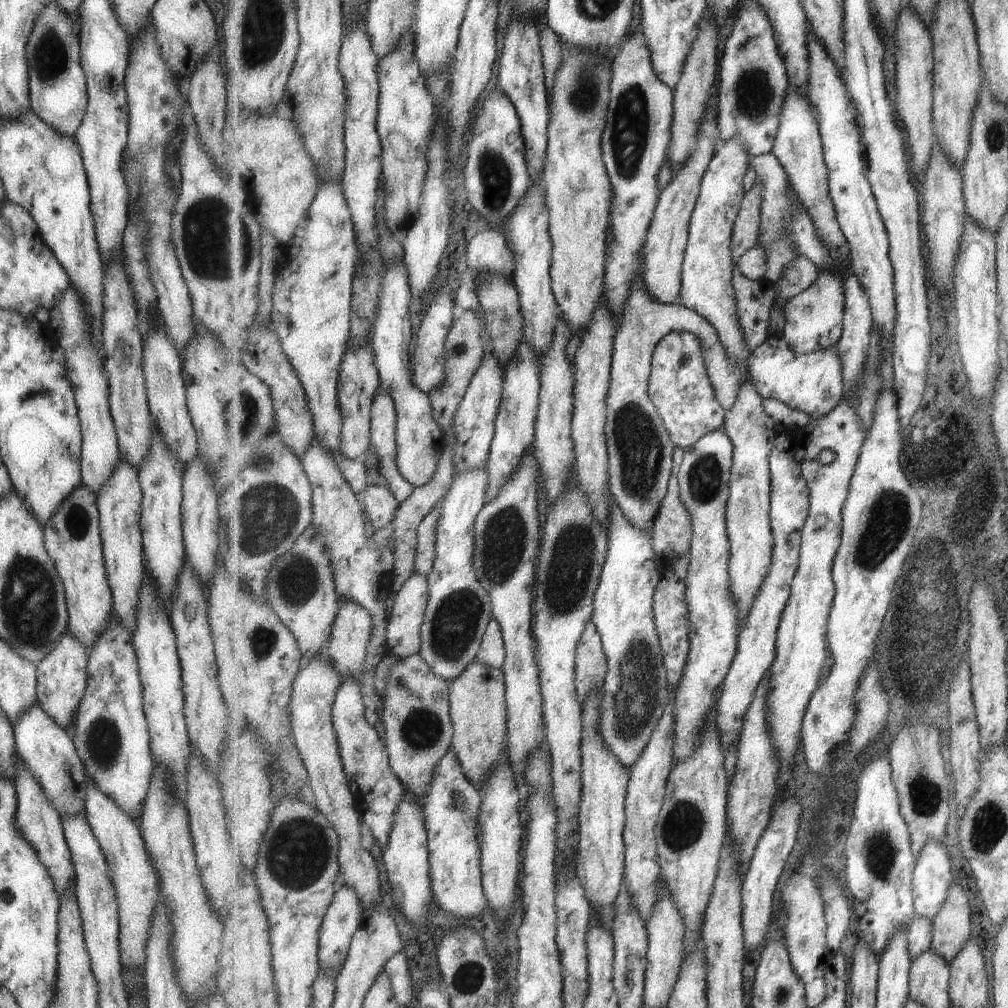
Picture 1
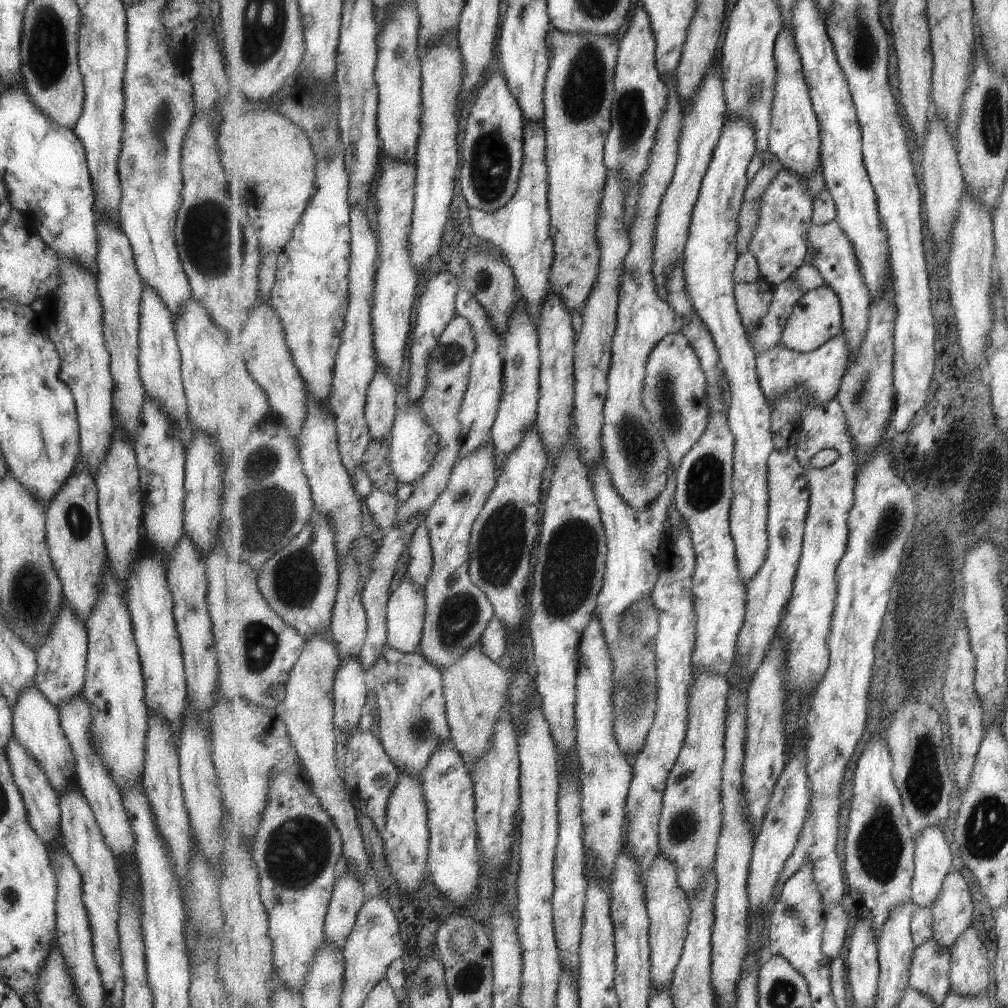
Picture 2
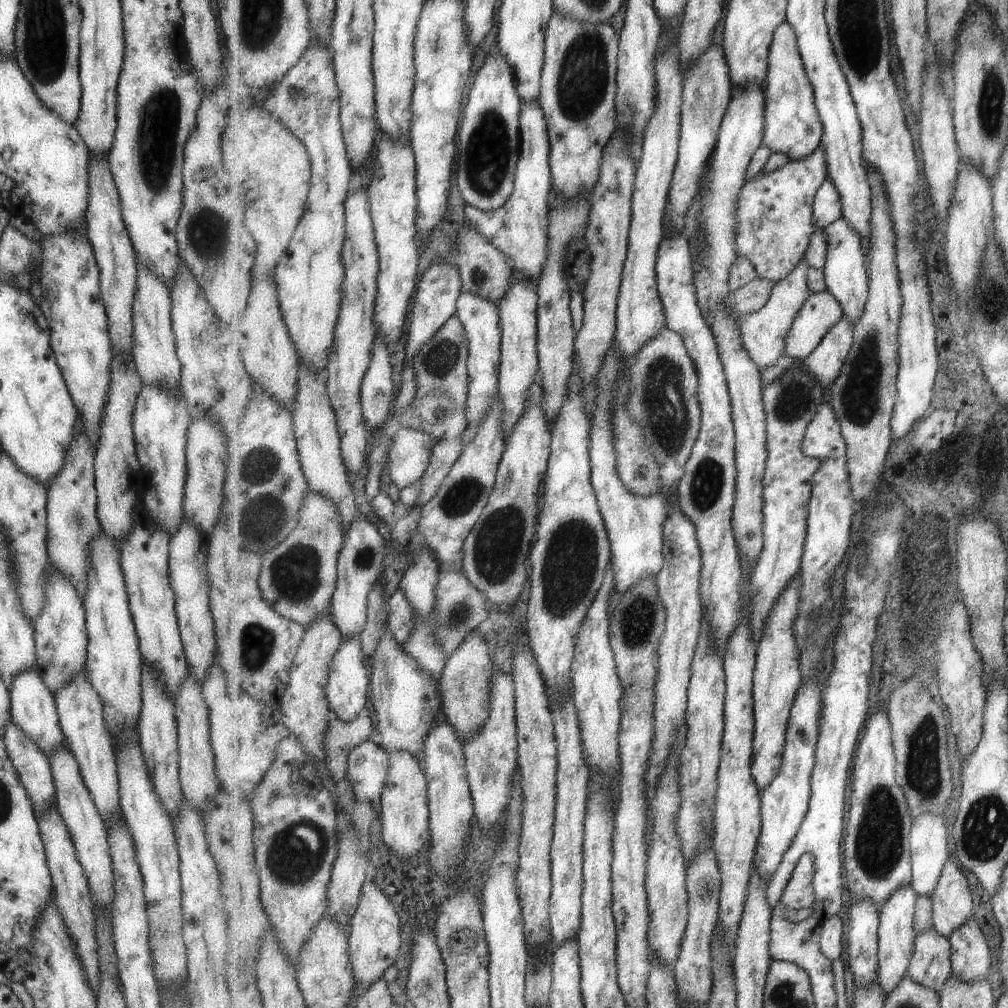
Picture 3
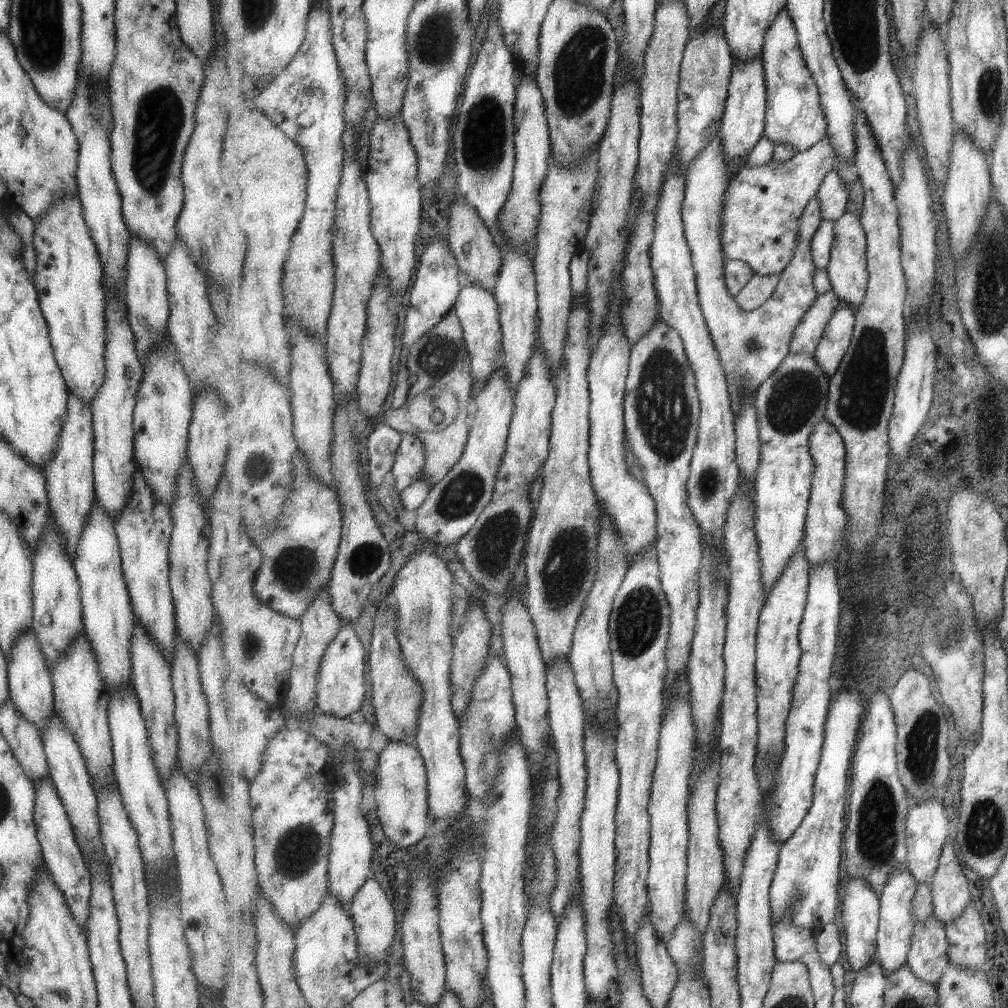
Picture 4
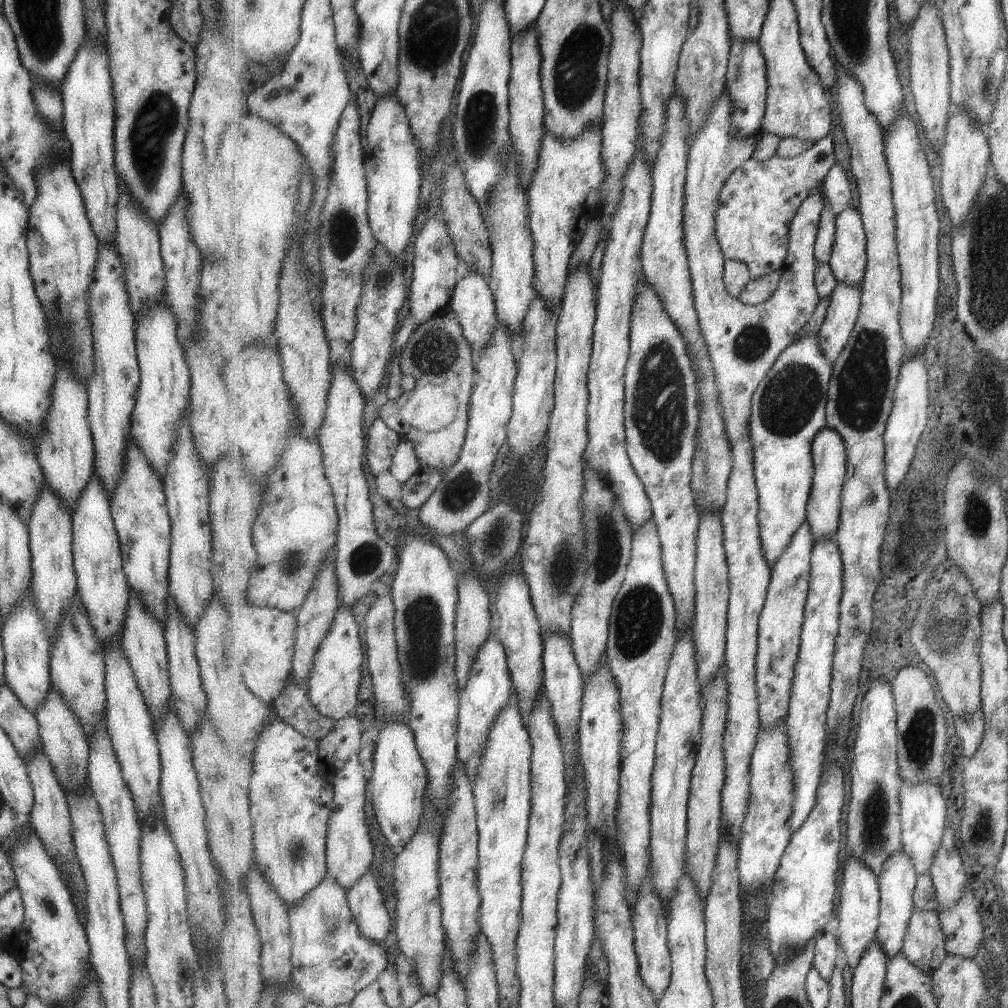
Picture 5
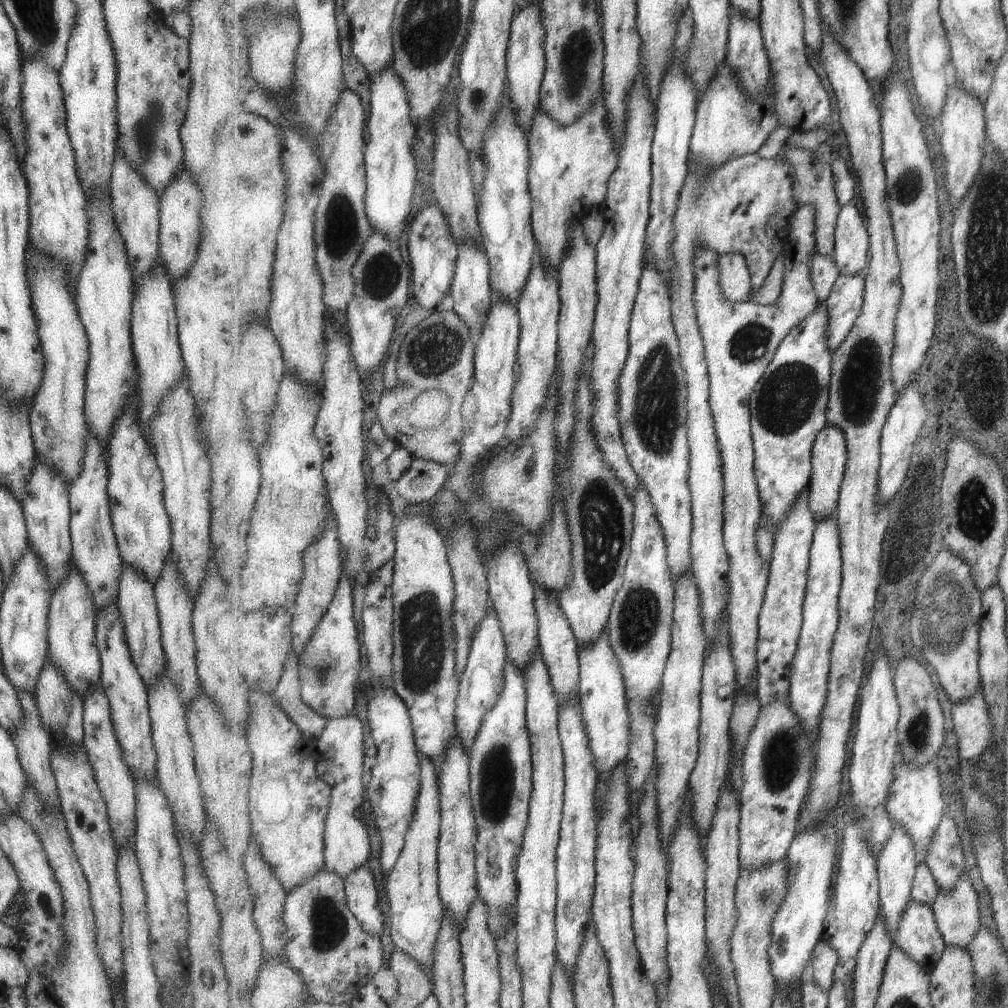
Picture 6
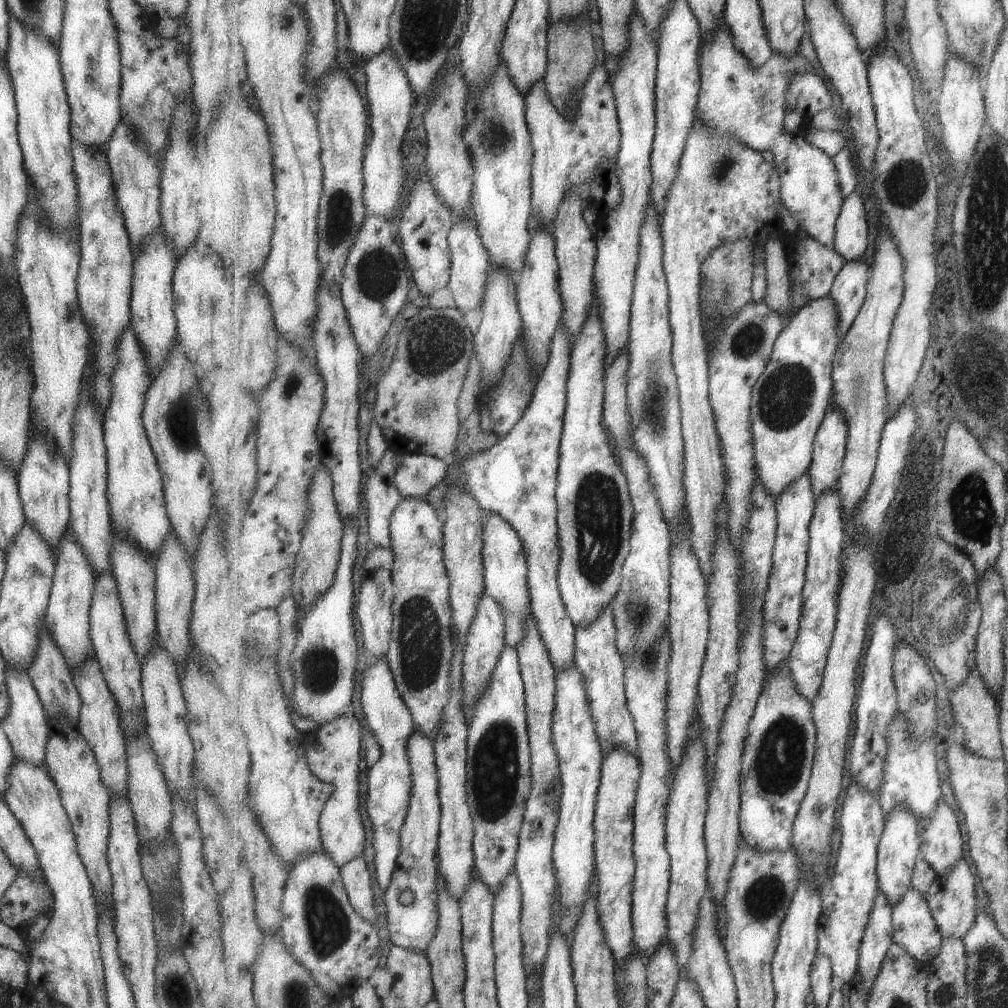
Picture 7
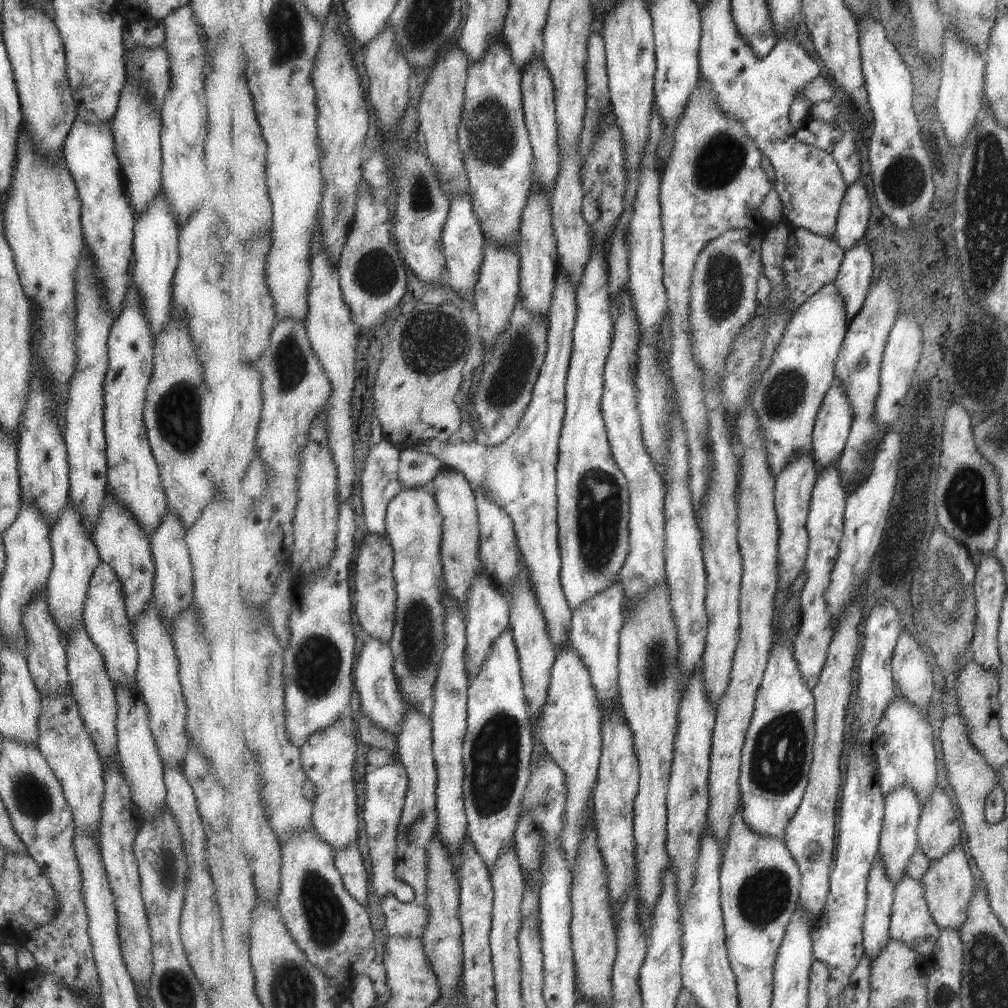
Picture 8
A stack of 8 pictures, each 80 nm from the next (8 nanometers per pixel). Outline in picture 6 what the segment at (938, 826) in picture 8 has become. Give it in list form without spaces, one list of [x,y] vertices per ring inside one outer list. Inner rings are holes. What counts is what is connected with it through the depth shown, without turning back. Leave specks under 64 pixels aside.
[[[945,815],[936,832],[926,860],[937,881],[940,892],[951,892],[965,870],[965,854],[961,848],[961,838],[957,822]]]

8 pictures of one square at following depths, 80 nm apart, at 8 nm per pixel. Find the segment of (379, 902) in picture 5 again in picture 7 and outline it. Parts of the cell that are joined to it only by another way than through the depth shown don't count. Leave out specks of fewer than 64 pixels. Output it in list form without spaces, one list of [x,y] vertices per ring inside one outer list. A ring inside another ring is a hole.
[[[363,855],[341,868],[344,885],[355,910],[372,925],[377,922],[379,914],[375,910],[373,880]]]

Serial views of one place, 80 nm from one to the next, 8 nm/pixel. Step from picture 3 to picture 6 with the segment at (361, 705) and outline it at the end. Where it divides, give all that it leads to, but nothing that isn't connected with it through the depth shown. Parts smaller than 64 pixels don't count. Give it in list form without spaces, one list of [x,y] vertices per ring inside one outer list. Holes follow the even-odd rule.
[[[343,566],[336,598],[324,614],[316,634],[312,636],[312,642],[299,658],[303,700],[319,715],[328,719],[348,717],[355,713],[355,686],[361,674],[361,644],[353,616],[353,587],[346,567]]]

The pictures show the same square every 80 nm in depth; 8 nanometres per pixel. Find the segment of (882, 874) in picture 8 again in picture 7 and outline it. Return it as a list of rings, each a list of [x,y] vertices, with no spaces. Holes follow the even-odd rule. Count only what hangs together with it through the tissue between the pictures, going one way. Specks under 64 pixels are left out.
[[[881,889],[860,948],[858,974],[865,985],[866,994],[869,995],[867,998],[870,998],[881,967],[894,943],[893,909],[894,906],[890,904],[888,897]]]

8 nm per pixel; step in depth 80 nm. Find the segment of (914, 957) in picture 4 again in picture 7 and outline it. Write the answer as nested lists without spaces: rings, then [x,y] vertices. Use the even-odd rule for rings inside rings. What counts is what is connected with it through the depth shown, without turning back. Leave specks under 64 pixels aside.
[[[909,889],[899,904],[893,909],[894,942],[906,948],[917,960],[931,962],[939,956],[943,948],[944,937],[940,933],[936,920],[933,918],[932,909],[929,908],[925,894],[917,889]]]

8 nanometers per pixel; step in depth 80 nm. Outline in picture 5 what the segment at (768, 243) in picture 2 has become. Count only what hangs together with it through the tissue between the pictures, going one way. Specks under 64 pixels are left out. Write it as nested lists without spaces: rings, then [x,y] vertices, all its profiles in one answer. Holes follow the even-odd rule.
[[[828,135],[797,157],[786,159],[775,155],[765,162],[751,158],[734,171],[722,188],[721,204],[716,214],[716,235],[725,258],[737,259],[748,264],[753,279],[771,276],[775,271],[781,270],[788,258],[790,243],[788,238],[793,219],[809,196],[821,194],[822,185],[836,163],[833,159],[833,151],[831,137]]]

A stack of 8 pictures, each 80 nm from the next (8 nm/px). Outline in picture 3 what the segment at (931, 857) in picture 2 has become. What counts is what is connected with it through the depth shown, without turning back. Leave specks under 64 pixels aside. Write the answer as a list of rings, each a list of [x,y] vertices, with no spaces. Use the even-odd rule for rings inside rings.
[[[922,814],[913,821],[911,832],[912,887],[917,896],[931,896],[950,858],[949,830],[943,816]]]

